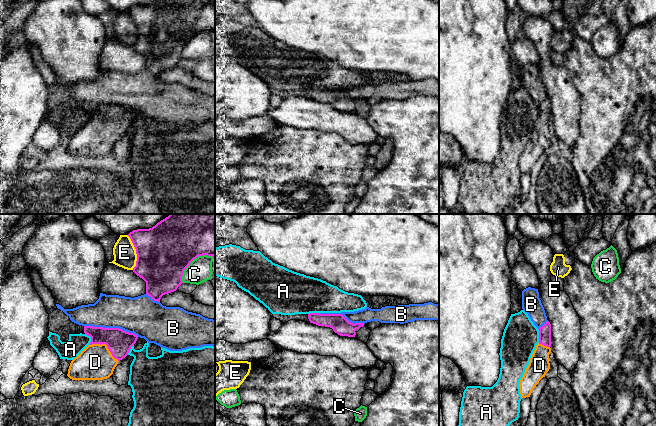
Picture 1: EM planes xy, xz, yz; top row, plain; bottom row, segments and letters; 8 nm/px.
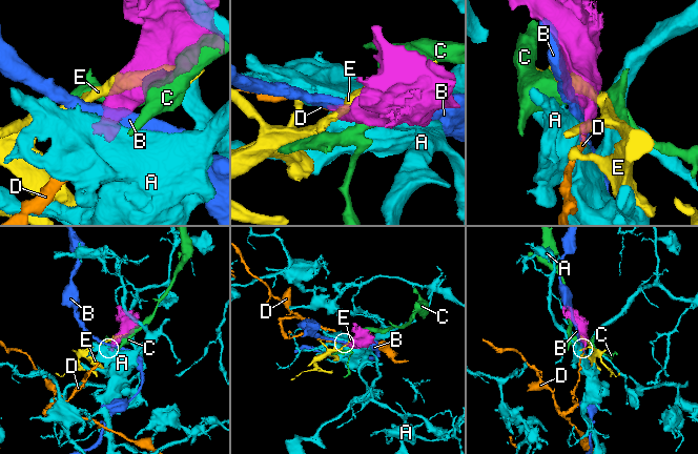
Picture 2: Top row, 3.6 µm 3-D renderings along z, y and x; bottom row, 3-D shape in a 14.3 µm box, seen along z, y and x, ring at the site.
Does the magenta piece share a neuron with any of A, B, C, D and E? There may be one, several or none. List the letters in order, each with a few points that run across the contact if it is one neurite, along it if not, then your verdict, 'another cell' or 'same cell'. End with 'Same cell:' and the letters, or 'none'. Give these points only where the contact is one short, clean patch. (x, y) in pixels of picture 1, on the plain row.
A: line yz (537, 105), (539, 118); another cell
B: line xy (84, 101), (118, 103), (133, 108), (138, 112); another cell
C: another cell
D: line xy (119, 118), (106, 120), (105, 127), (95, 138); same cell
E: another cell
Same cell: D

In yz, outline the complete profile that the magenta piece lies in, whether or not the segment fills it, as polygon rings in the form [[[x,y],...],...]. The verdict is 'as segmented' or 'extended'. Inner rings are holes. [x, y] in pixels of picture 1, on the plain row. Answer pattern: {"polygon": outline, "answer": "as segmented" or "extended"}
{"polygon": [[[547,97],[539,105],[539,119],[530,134],[523,153],[520,156],[519,164],[522,174],[530,173],[533,165],[539,157],[545,153],[550,145],[551,129],[551,100]]], "answer": "extended"}

